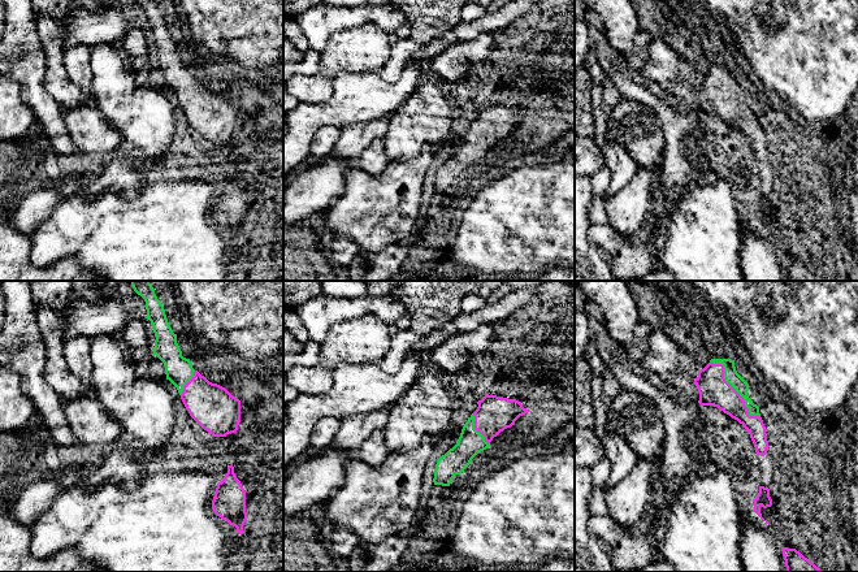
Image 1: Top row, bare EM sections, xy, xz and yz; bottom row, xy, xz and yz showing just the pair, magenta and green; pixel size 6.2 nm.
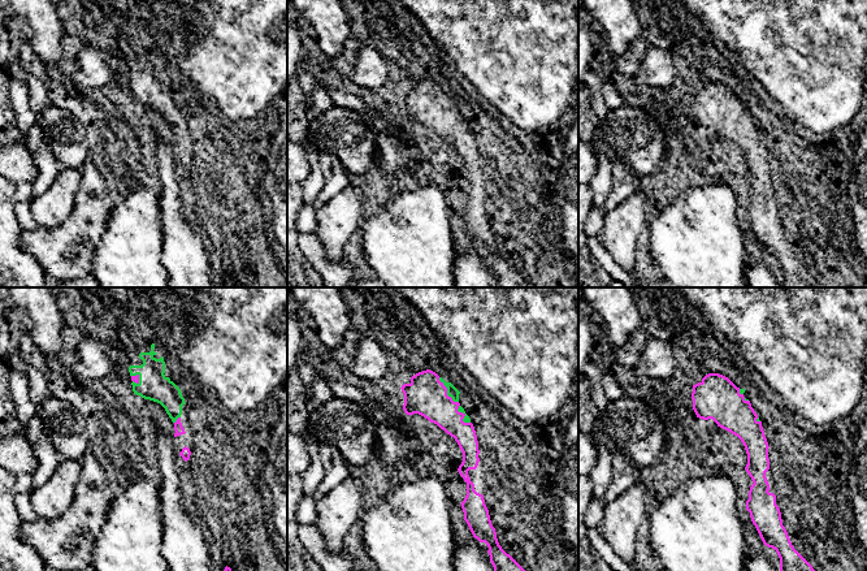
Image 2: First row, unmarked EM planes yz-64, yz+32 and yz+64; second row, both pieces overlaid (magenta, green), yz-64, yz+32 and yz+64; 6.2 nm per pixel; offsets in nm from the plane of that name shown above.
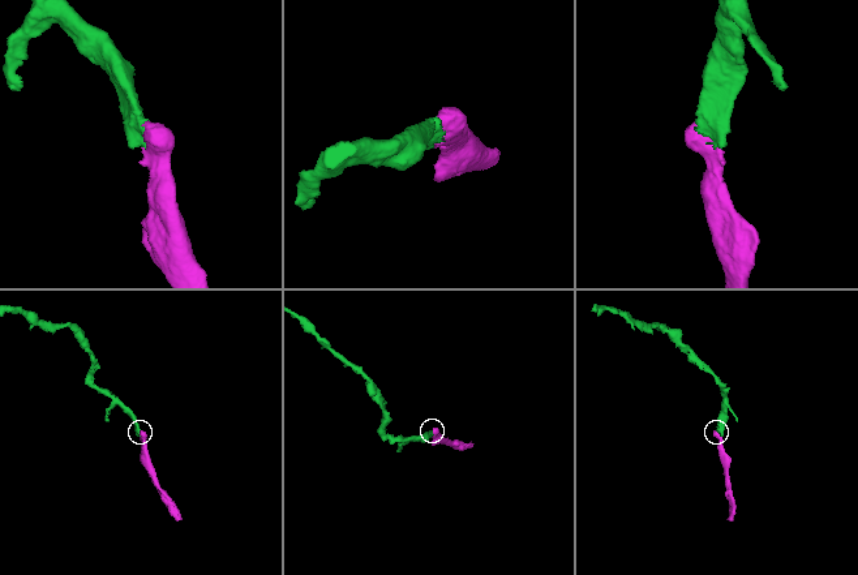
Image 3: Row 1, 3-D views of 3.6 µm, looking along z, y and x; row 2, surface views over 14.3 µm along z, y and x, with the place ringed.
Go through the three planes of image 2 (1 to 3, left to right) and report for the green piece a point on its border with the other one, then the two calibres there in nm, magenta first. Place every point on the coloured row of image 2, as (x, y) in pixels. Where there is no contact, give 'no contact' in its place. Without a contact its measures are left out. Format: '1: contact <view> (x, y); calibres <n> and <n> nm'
1: contact yz-64 (177, 420); calibres 60 and 180 nm
2: contact yz+32 (446, 392); calibres 240 and 70 nm
3: contact yz+64 (738, 392); calibres 280 and 30 nm

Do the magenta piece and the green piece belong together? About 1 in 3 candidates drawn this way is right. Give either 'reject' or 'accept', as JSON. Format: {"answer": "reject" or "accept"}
{"answer": "accept"}

